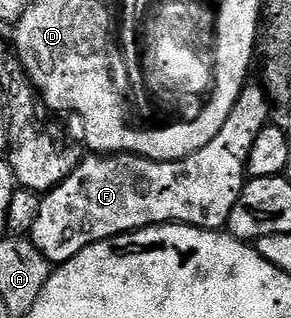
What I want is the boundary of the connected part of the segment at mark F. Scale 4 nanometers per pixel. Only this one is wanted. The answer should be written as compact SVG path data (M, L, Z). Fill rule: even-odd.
M245 85L244 91L231 110L226 124L222 124L222 132L206 144L206 148L198 148L190 156L177 162L156 162L153 158L142 158L138 154L110 154L107 156L88 156L74 168L74 172L62 184L47 191L41 197L41 210L30 233L32 242L53 264L68 262L82 248L107 238L116 238L119 234L132 234L135 230L145 230L148 226L197 226L200 230L223 231L228 225L230 212L234 212L234 204L238 204L238 196L244 191L244 183L248 173L248 157L250 148L254 148L254 140L262 132L262 128L270 125L268 118L274 111L273 103L263 85Z

